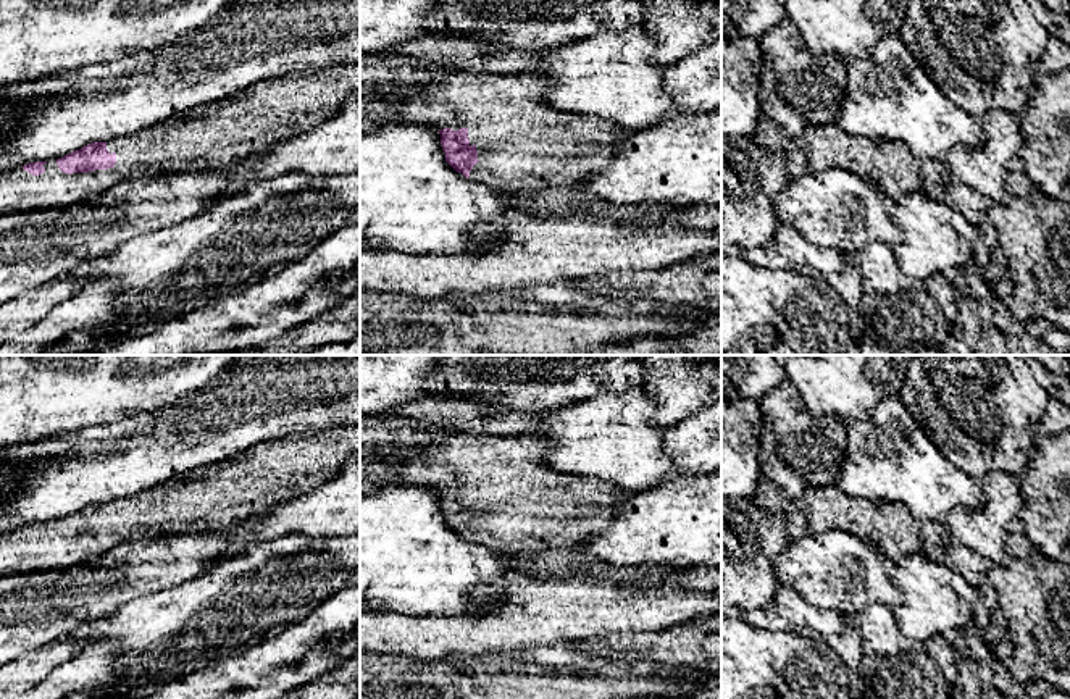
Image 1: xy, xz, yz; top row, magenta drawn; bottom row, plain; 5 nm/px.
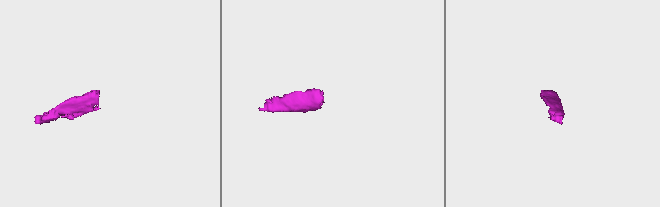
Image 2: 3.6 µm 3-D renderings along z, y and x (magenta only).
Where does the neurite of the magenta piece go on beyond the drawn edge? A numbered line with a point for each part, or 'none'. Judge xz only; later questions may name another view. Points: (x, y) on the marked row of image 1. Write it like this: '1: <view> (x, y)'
1: xz (525, 144)

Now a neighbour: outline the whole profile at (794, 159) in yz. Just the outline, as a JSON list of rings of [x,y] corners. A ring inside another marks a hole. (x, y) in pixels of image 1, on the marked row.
[[[763,113],[754,139],[765,149],[778,153],[788,166],[791,178],[800,178],[809,171],[807,158],[796,137],[775,126]]]

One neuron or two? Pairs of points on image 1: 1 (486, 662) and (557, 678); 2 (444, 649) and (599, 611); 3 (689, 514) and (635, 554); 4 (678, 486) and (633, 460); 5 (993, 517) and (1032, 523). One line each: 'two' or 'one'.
1: one
2: one
3: one
4: two
5: two

